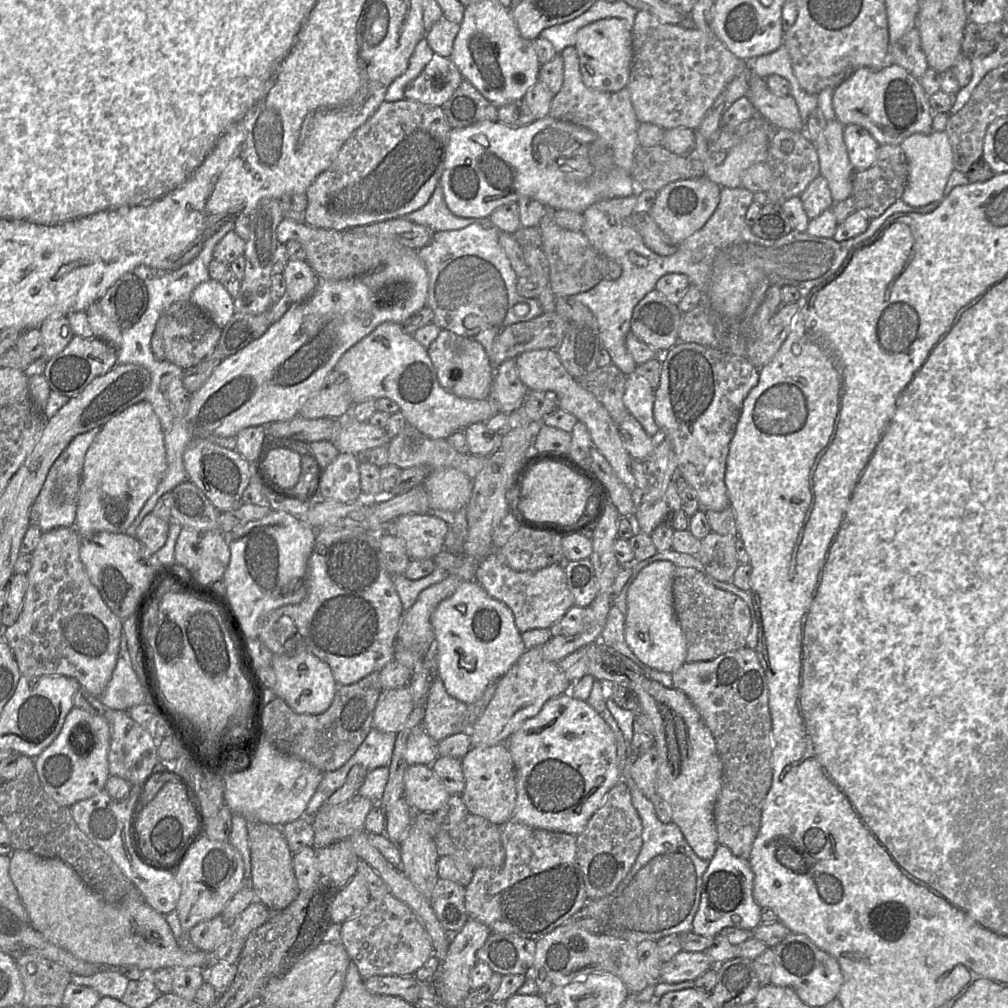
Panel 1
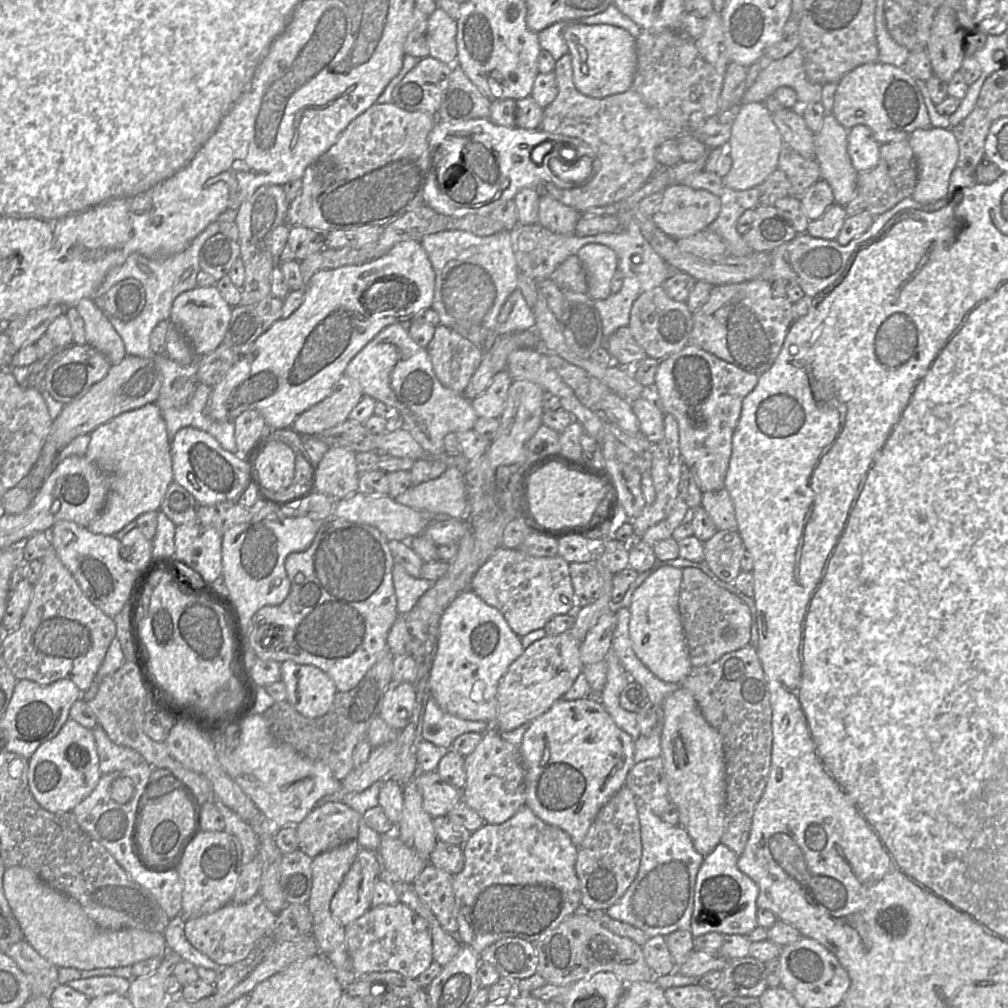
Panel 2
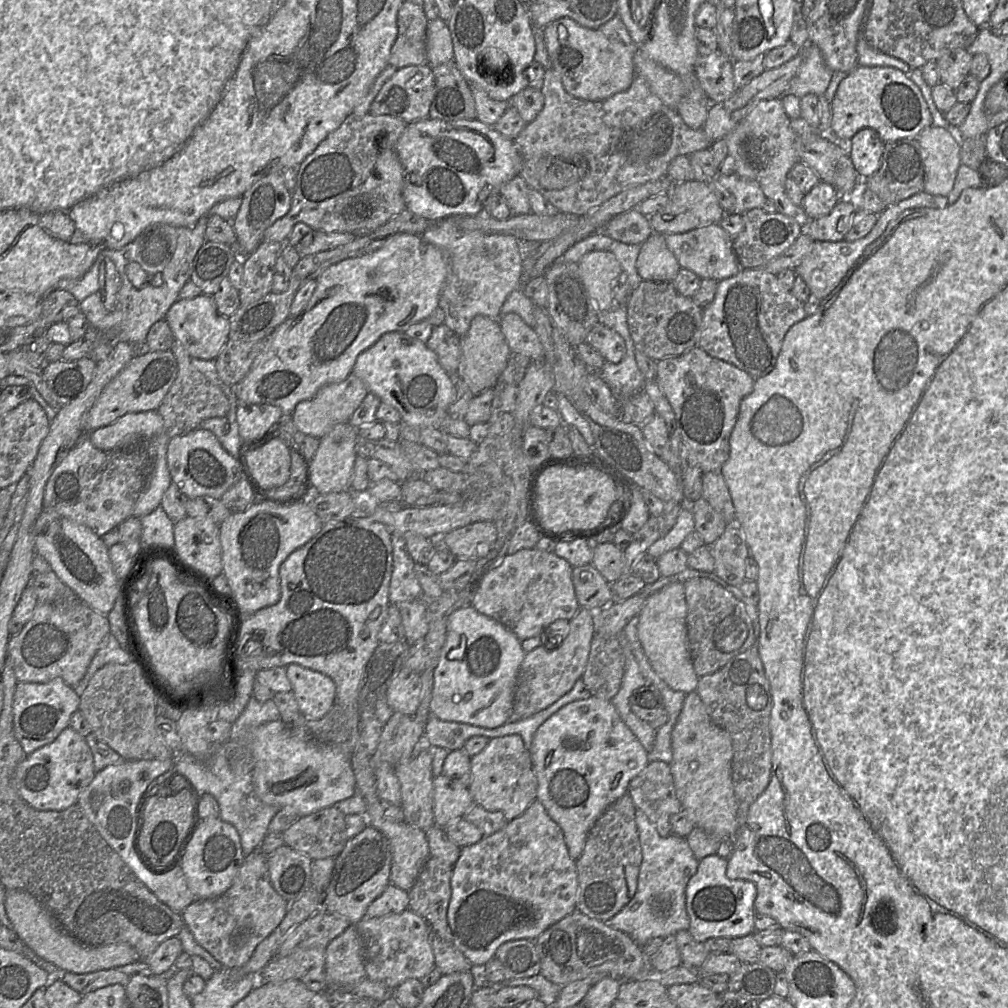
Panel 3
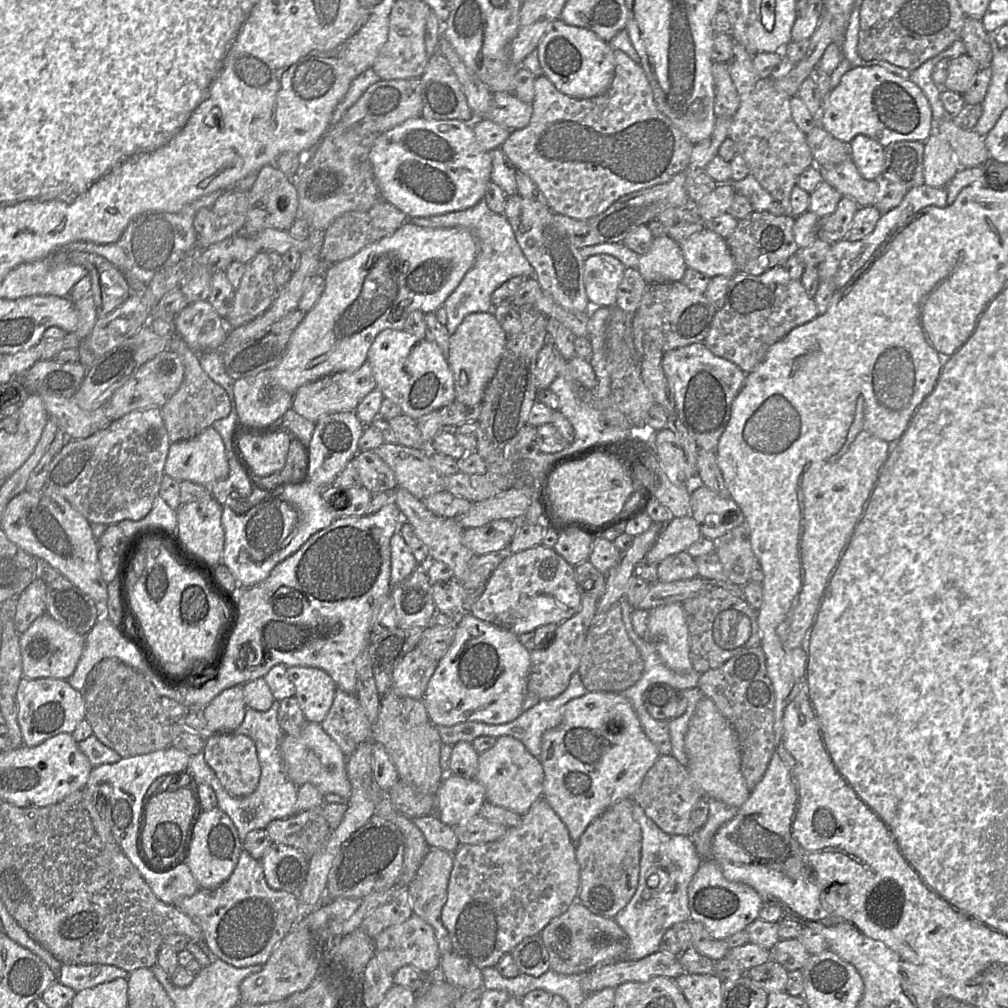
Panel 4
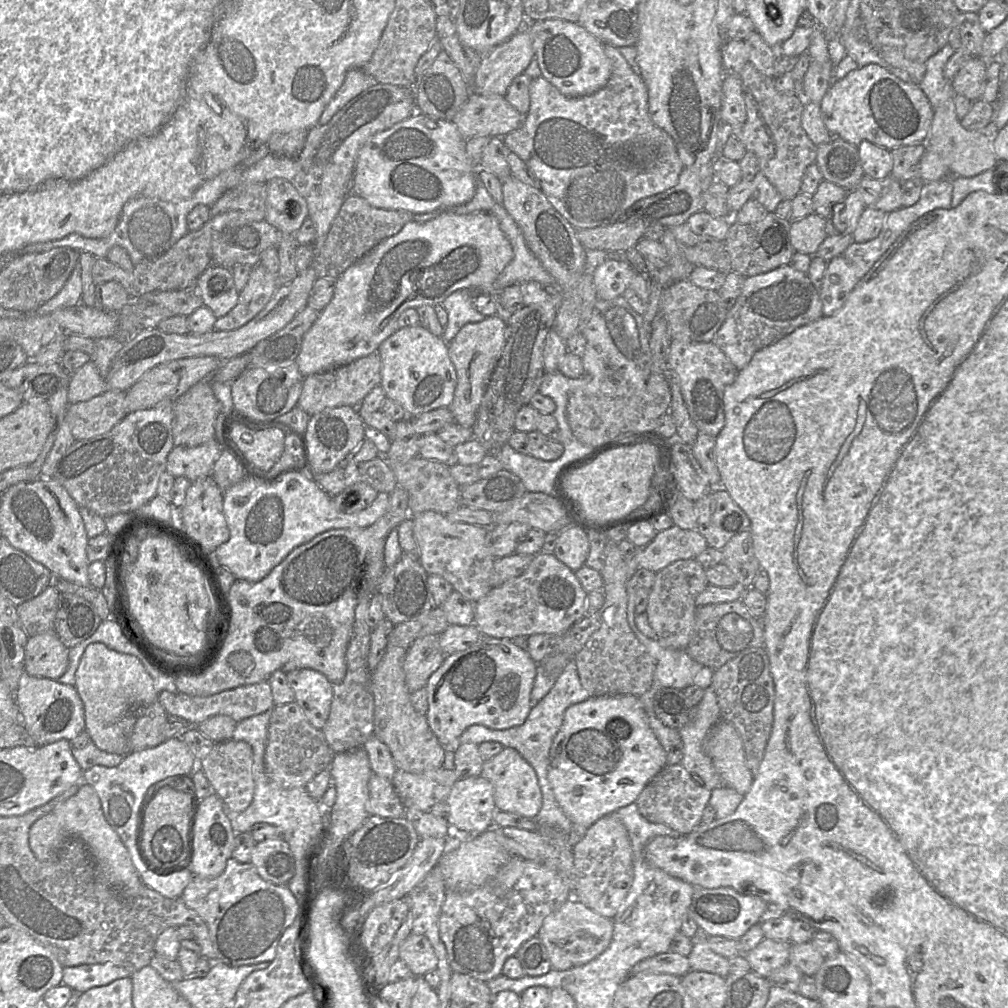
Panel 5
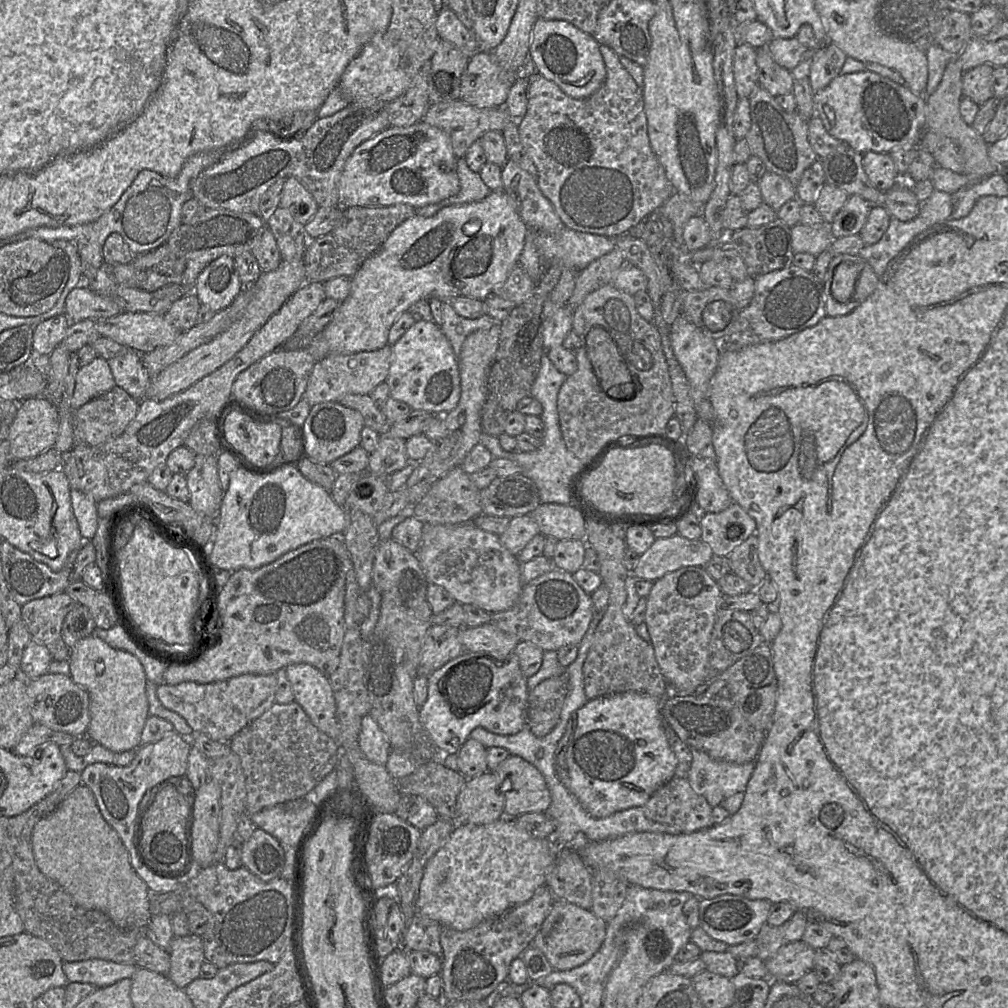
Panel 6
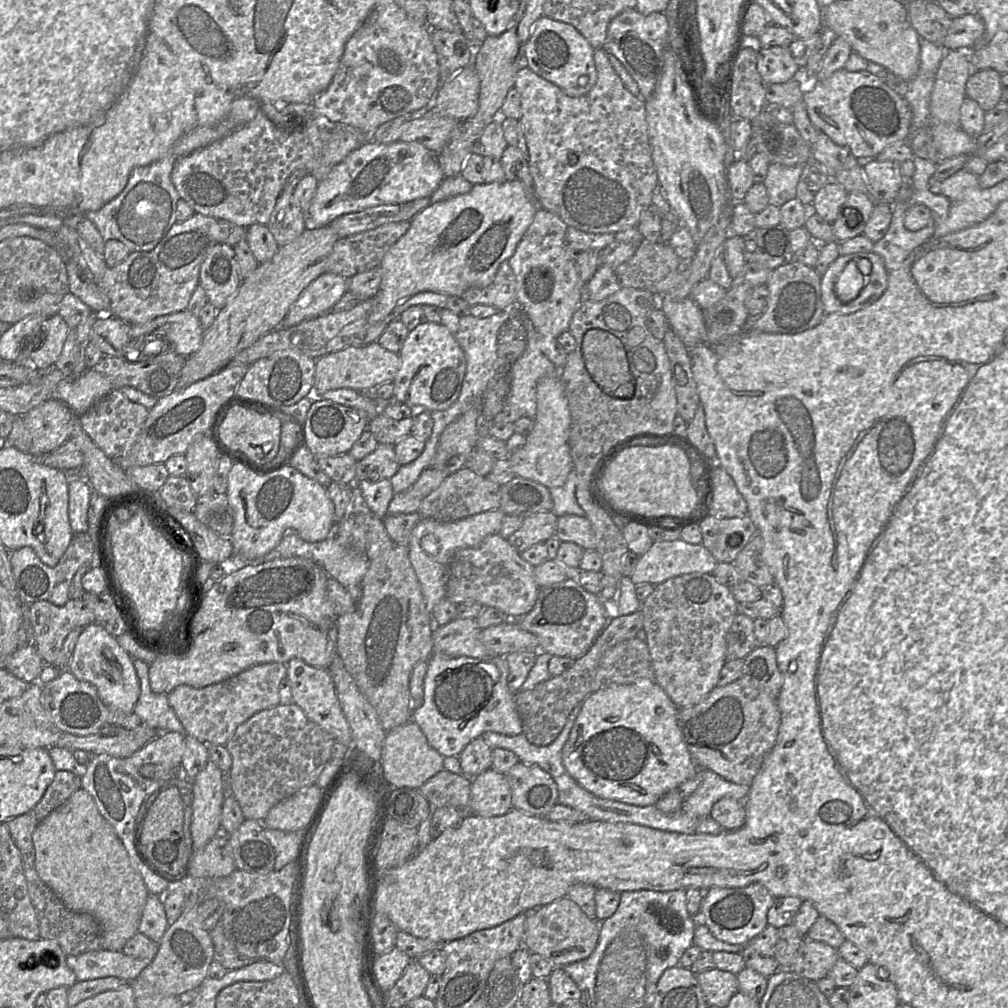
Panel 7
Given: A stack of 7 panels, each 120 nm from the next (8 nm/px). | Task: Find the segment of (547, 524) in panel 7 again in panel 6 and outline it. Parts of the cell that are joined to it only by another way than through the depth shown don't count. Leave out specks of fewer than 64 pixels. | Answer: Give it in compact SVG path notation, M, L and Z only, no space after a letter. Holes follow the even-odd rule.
M529 515L512 517L507 529L499 535L502 544L515 556L540 533L538 524Z

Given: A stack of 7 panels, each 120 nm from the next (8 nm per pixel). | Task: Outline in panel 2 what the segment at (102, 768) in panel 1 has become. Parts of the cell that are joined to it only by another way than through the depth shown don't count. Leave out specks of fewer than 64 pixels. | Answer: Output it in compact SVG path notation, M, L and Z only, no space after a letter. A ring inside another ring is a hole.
M68 718L58 734L42 743L29 759L28 785L35 800L49 812L68 812L91 794L101 777L92 730Z

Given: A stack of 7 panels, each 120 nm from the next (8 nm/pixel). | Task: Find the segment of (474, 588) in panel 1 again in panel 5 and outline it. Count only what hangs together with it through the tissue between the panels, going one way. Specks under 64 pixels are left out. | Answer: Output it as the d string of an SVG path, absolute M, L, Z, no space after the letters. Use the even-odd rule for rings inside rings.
M482 635L471 648L446 656L442 665L429 677L426 690L428 710L425 715L428 725L445 749L455 749L463 731L471 725L480 724L492 729L508 729L525 722L531 709L531 691L538 664L529 653L510 639Z

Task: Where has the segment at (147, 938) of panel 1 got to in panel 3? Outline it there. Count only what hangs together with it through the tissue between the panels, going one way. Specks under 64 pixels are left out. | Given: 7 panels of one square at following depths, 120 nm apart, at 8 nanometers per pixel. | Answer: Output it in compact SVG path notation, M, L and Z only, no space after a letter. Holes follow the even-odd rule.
M6 889L5 909L12 923L12 929L19 938L38 956L63 971L84 974L124 966L139 960L135 948L127 943L90 946L79 942L65 932L55 917L25 890Z

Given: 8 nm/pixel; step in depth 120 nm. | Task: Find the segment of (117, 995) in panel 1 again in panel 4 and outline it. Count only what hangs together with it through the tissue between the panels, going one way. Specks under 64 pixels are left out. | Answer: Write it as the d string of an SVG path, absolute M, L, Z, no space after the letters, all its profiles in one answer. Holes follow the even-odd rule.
M62 964L58 981L72 988L76 994L82 990L111 982L117 978L128 978L129 972L113 965Z

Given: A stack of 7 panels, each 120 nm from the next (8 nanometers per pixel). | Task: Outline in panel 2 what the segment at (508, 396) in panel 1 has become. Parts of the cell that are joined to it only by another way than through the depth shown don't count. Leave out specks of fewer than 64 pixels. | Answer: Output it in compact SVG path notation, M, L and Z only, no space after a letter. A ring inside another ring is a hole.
M506 368L492 378L485 391L471 401L478 418L500 418L512 382L513 379Z

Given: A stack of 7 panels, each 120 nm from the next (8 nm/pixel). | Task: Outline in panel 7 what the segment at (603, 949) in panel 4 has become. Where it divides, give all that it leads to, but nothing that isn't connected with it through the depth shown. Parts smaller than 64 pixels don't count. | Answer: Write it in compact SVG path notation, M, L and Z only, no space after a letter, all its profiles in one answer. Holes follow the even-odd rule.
M568 897L525 913L528 915L523 946L530 953L537 953L550 961L554 967L564 967L588 958L598 944L601 921L588 918Z

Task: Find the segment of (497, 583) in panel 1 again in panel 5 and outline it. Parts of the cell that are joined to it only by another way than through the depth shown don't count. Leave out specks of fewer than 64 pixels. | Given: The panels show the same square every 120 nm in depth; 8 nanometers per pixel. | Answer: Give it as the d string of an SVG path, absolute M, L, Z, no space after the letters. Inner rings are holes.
M541 551L533 556L531 563L520 576L492 588L486 596L475 603L474 625L483 635L499 639L512 640L534 634L560 637L585 616L587 595L575 571L560 562L553 553Z

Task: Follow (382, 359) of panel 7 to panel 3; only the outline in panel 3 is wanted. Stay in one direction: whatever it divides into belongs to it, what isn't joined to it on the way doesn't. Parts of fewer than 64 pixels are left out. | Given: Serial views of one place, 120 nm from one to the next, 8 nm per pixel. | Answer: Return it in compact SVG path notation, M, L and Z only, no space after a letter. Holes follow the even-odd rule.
M351 373L342 382L324 385L312 398L299 402L291 414L292 422L297 430L321 439L335 425L348 422L368 392L365 383Z

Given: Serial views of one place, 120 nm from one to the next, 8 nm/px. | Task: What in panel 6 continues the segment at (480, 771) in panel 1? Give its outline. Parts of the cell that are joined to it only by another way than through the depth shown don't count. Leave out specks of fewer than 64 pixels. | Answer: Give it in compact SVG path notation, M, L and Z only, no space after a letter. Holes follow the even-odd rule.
M510 754L494 770L504 798L505 817L545 812L551 795L543 774L523 758Z

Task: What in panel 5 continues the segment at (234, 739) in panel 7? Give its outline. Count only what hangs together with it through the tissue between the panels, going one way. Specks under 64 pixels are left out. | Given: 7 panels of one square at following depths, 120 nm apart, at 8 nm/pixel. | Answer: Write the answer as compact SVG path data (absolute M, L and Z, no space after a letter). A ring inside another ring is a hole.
M296 702L274 705L264 755L265 772L273 783L283 789L305 787L317 774L330 768L335 755L322 730L310 724Z

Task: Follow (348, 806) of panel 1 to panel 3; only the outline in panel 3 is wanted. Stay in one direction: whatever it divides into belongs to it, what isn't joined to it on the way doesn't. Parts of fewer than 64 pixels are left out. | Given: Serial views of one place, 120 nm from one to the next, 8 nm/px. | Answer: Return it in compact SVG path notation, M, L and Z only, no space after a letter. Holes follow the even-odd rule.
M335 806L303 816L283 832L284 842L312 860L336 858L349 839L345 816Z

